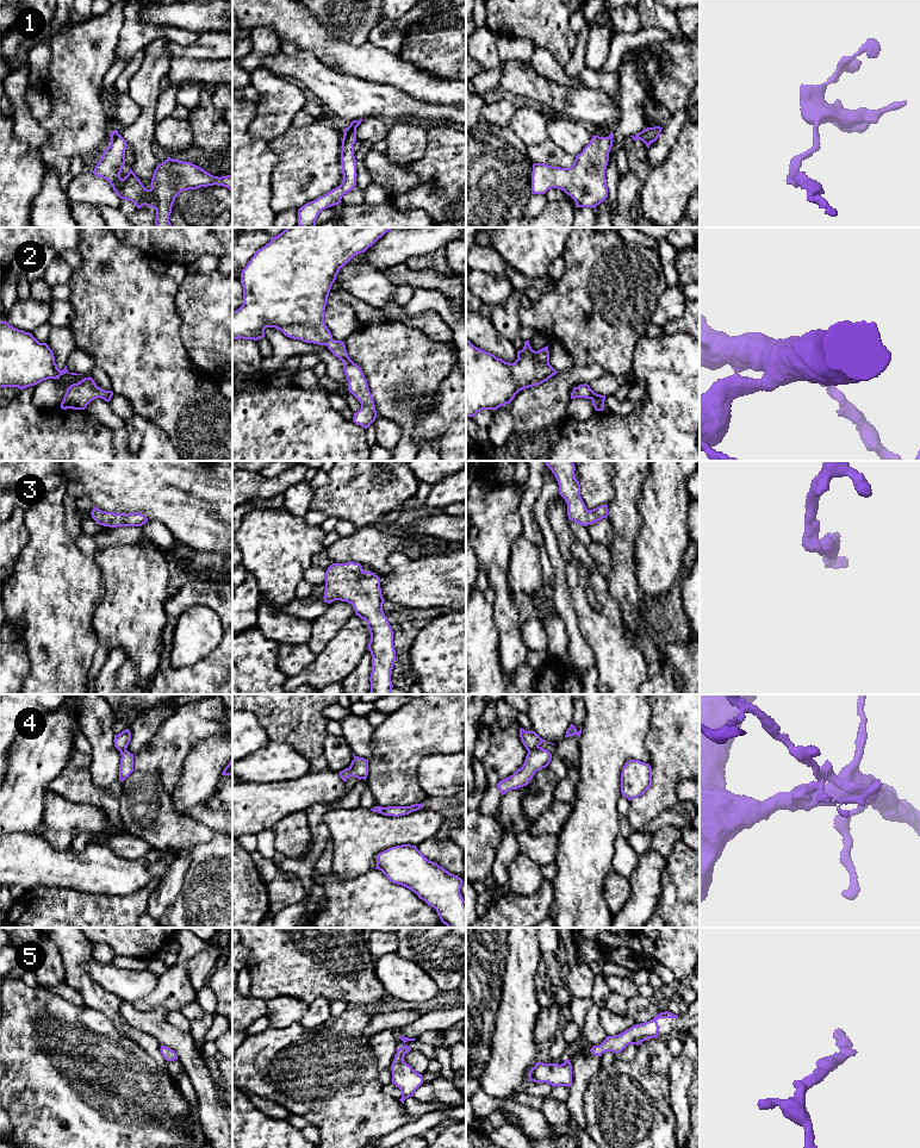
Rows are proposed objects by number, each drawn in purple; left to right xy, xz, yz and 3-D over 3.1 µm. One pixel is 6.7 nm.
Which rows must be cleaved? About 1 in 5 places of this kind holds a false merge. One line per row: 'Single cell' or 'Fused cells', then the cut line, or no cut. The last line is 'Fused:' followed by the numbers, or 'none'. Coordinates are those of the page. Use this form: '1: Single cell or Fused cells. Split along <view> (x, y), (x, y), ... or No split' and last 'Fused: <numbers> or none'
1: Single cell. No split
2: Single cell. No split
3: Single cell. No split
4: Fused cells. Split along yz (538, 746), (528, 752)
5: Single cell. No split
Fused: 4

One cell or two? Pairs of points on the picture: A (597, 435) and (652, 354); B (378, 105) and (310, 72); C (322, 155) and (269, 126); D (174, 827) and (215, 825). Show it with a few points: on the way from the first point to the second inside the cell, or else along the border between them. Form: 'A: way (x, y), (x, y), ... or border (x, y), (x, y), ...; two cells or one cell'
A: way (623, 435), (652, 406), (652, 380); one cell
B: way (361, 99), (352, 99), (327, 86); one cell
C: border (291, 126), (269, 142); two cells
D: border (180, 815), (203, 823), (212, 833); two cells

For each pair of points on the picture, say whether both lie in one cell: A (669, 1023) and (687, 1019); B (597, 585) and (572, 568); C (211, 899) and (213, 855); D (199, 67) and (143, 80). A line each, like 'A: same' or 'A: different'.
A: same
B: same
C: same
D: different

